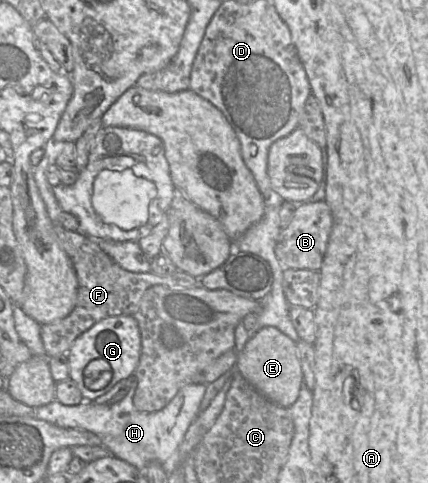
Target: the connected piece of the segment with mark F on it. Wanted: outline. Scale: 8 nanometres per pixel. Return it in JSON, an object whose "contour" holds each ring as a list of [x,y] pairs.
{"contour":[[[55,224],[55,232],[62,248],[73,263],[78,279],[78,294],[75,308],[67,317],[55,323],[41,325],[41,339],[47,359],[67,354],[77,337],[102,319],[133,315],[138,309],[143,294],[151,286],[193,288],[199,285],[199,279],[180,270],[168,276],[159,276],[152,272],[133,273],[124,270],[87,235],[79,231],[66,230],[58,224]]]}

